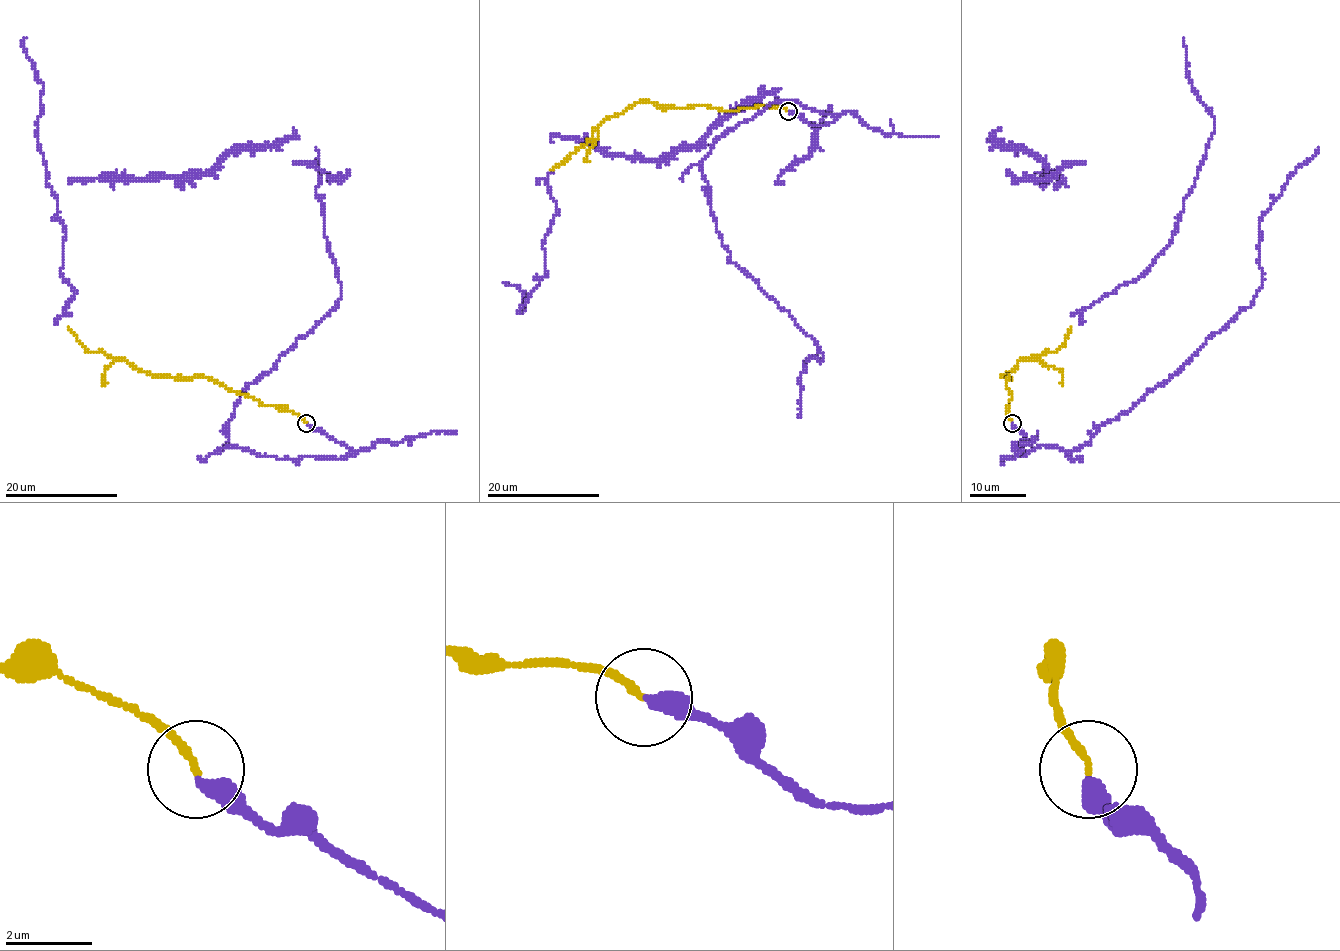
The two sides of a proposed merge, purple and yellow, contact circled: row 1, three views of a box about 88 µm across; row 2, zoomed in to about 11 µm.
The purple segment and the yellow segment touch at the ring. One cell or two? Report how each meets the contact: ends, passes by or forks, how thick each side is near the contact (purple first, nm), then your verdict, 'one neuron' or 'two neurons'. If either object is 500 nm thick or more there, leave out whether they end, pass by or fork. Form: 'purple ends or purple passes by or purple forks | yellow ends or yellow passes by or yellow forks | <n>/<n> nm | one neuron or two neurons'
purple ends | yellow ends | 380/170 nm | one neuron

